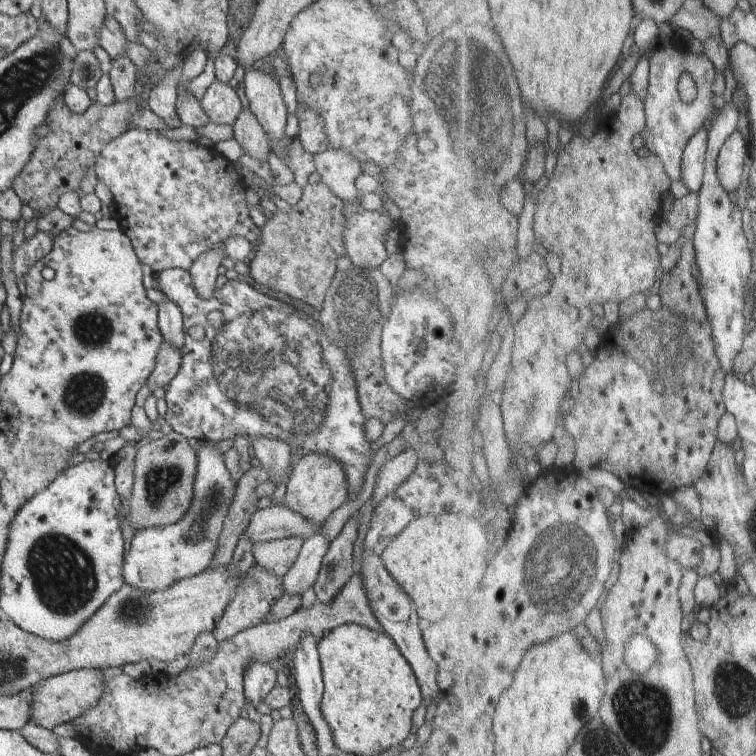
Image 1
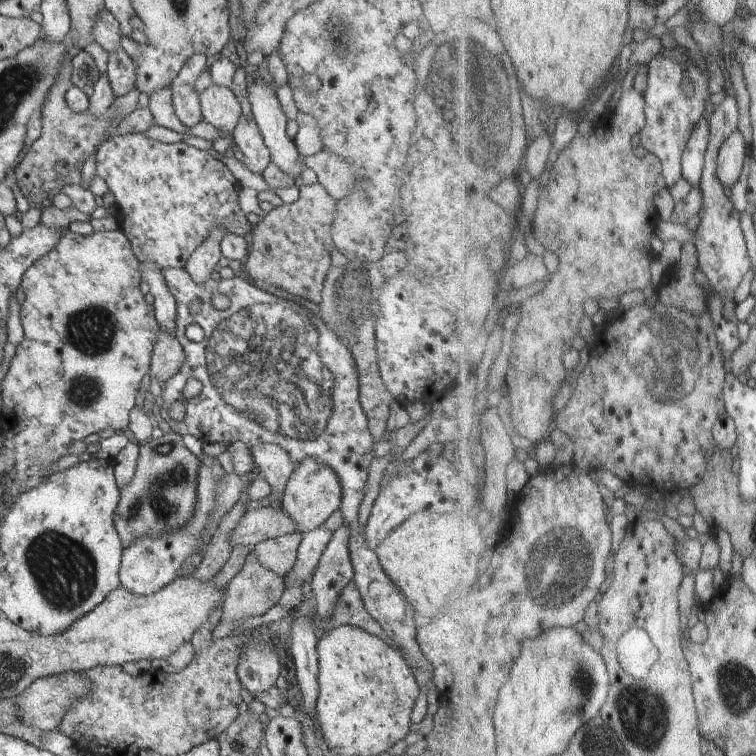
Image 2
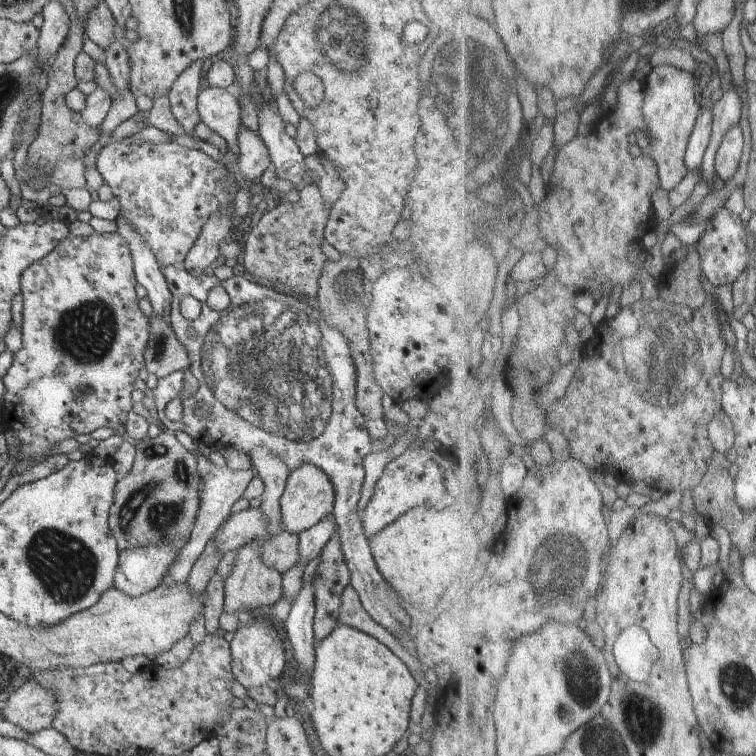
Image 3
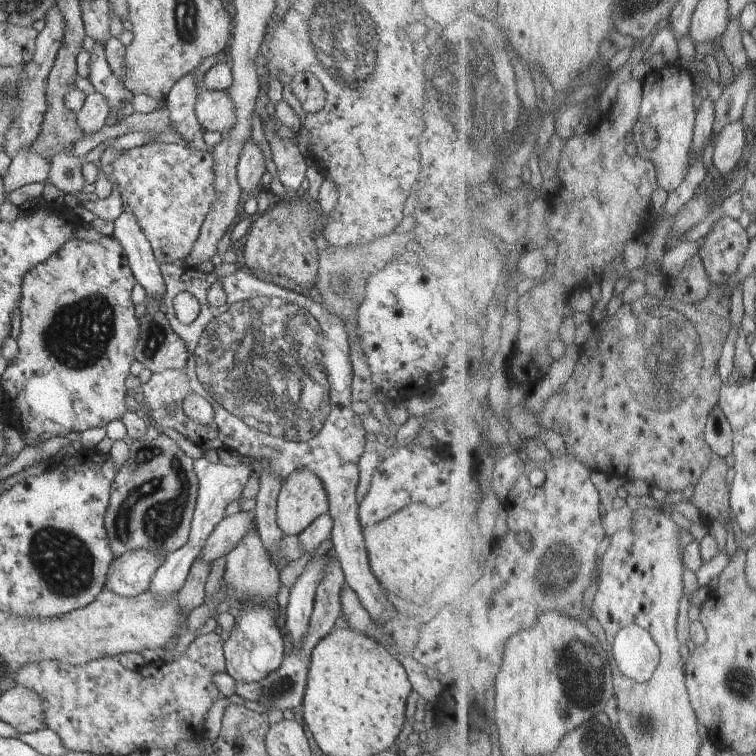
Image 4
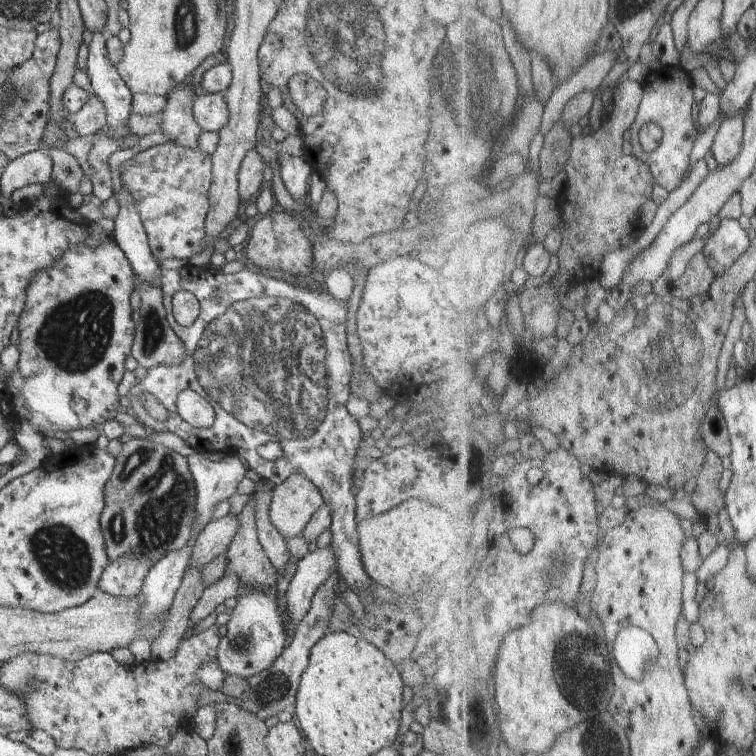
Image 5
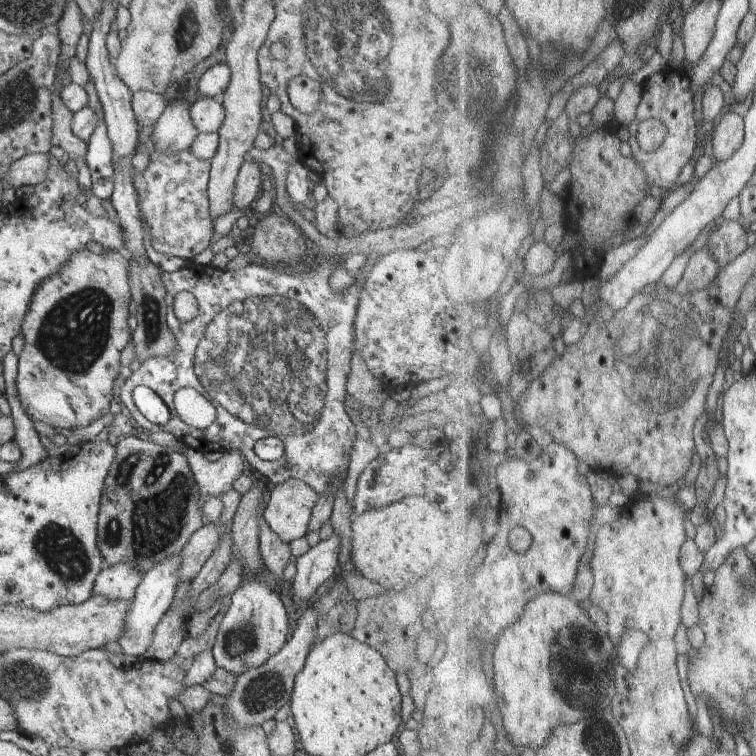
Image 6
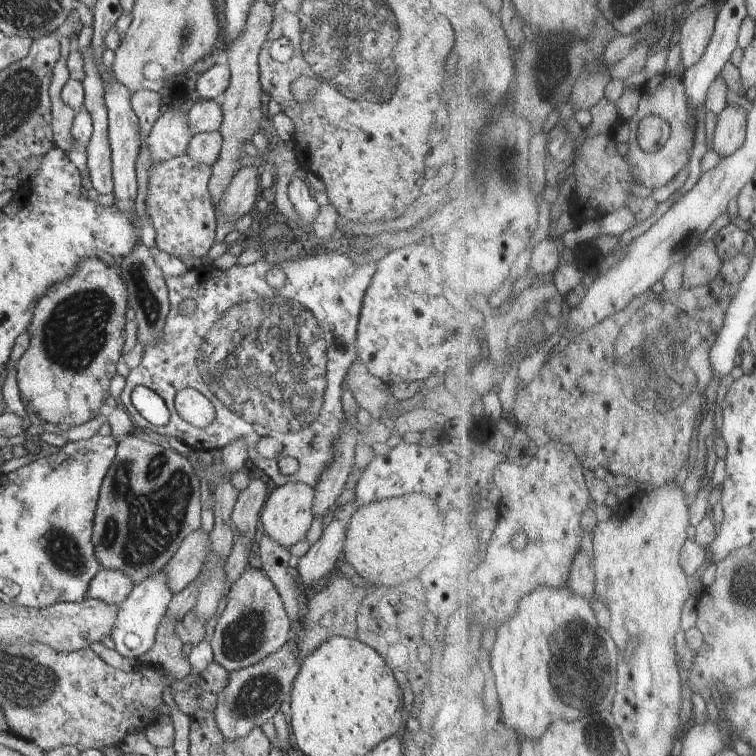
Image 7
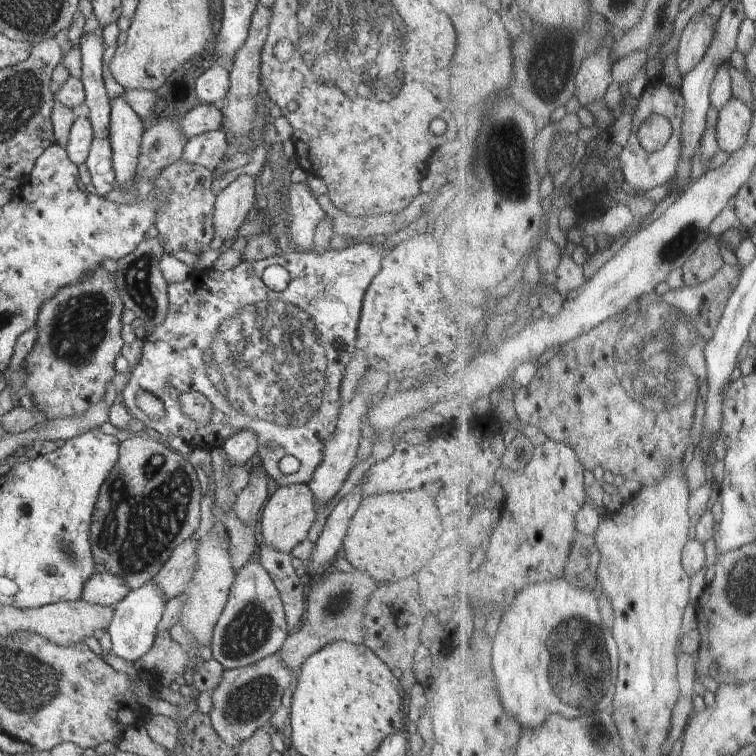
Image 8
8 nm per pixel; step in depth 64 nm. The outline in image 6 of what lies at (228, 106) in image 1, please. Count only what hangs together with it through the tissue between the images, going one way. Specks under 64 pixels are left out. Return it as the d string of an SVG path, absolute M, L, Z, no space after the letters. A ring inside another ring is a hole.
M199 96L190 110L192 122L200 133L218 131L224 122L225 110L221 97Z

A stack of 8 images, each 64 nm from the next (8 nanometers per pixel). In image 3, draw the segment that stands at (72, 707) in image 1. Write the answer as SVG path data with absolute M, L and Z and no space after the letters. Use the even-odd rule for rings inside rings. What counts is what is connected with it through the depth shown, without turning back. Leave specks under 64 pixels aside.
M30 679L3 702L2 710L6 720L24 731L35 733L52 728L57 706L53 690Z

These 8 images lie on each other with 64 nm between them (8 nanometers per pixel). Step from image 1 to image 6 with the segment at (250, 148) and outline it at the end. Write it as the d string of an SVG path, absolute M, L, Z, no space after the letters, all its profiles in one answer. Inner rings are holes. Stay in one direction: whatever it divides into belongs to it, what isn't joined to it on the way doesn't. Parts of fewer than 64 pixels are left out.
M248 157L242 163L235 182L235 193L233 203L236 209L246 208L247 210L256 202L260 185L263 180L263 173L256 160Z

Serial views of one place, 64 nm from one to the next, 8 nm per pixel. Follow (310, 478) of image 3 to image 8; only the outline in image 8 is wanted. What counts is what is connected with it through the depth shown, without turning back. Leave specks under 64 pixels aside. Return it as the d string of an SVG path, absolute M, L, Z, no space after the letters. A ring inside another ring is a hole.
M307 483L279 485L265 502L260 514L257 525L260 540L274 549L289 553L297 544L308 539L308 530L316 516L313 492Z

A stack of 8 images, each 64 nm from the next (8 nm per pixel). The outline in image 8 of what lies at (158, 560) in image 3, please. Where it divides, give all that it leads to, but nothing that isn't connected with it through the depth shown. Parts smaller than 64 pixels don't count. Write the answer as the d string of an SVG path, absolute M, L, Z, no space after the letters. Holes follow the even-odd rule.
M108 571L95 572L86 581L81 598L114 608L129 592L129 586L120 576Z

